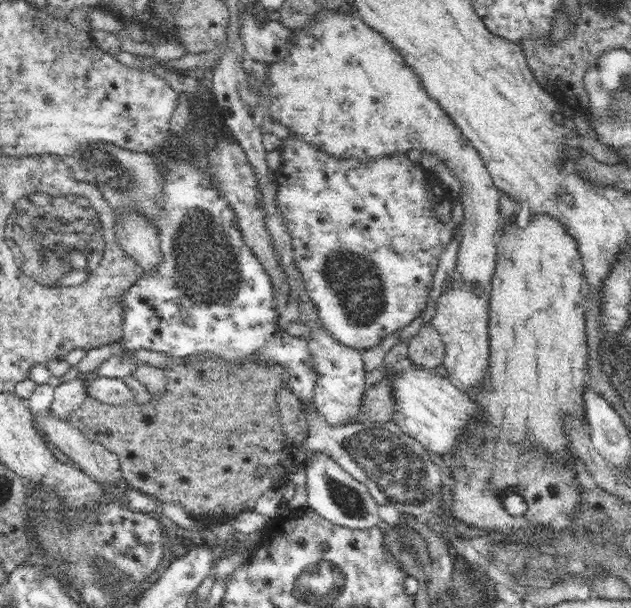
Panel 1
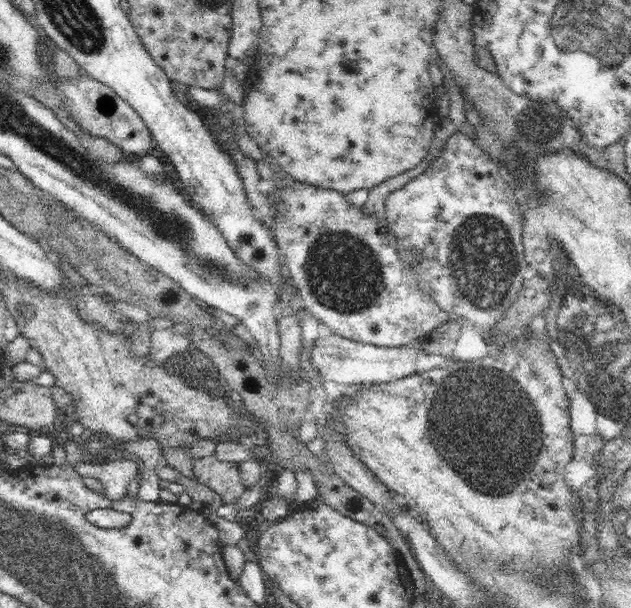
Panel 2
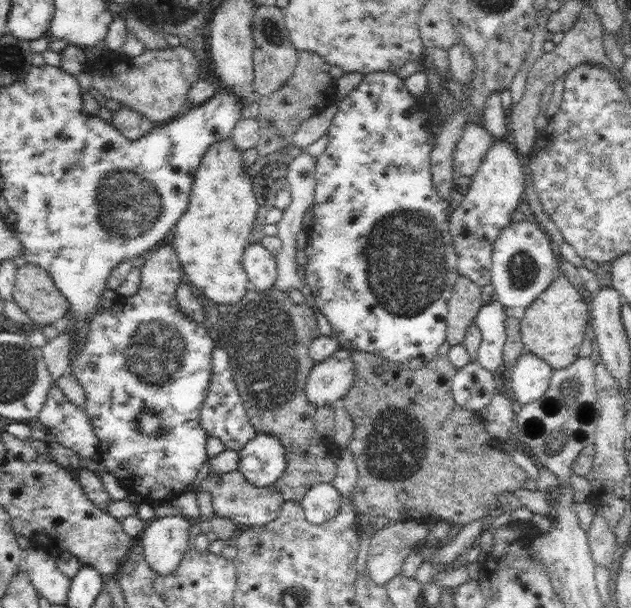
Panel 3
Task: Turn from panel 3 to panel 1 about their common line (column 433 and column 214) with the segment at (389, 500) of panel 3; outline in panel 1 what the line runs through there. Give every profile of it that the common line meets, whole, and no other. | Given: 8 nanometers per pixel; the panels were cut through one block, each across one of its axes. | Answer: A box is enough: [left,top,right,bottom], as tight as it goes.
[72,358,288,520]

